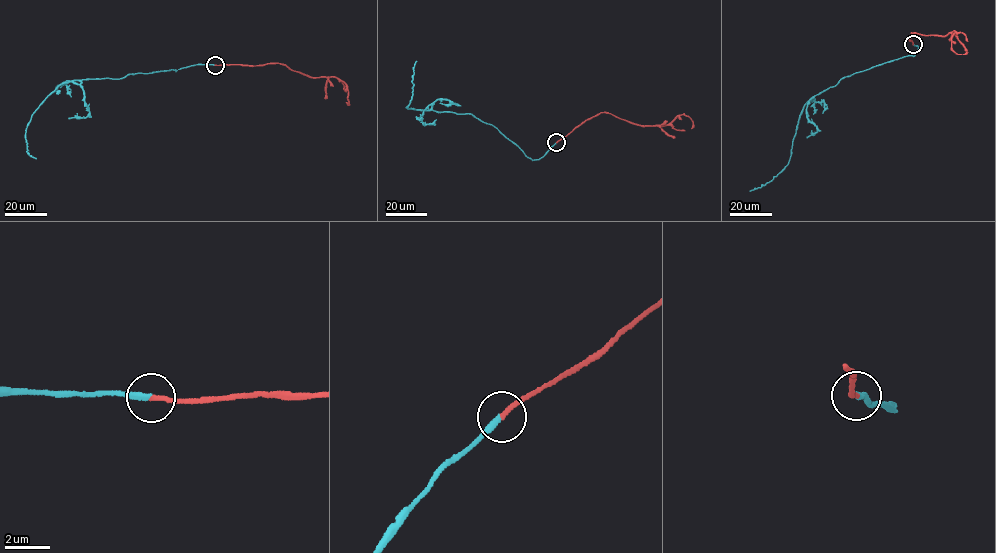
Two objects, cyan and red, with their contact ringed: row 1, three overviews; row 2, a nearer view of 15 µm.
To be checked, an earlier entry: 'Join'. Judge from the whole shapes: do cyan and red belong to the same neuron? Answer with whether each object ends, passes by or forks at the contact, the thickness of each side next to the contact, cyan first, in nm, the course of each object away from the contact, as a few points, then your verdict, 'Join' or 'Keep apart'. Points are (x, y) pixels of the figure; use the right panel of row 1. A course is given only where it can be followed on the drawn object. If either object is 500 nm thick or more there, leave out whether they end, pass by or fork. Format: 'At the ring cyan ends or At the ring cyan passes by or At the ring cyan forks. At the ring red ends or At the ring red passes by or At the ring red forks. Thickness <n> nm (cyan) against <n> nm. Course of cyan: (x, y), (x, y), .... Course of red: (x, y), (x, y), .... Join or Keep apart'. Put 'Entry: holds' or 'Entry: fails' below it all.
At the ring cyan ends. At the ring red ends. Thickness 240 nm (cyan) against 200 nm. Course of cyan: (913, 44), (918, 47), (914, 55), (844, 77), (811, 97), (799, 116), (788, 164), (772, 179), (750, 191). Course of red: (913, 44), (909, 39), (911, 33), (942, 36), (955, 31), (952, 49), (958, 54), (967, 52). Join
Entry: holds

